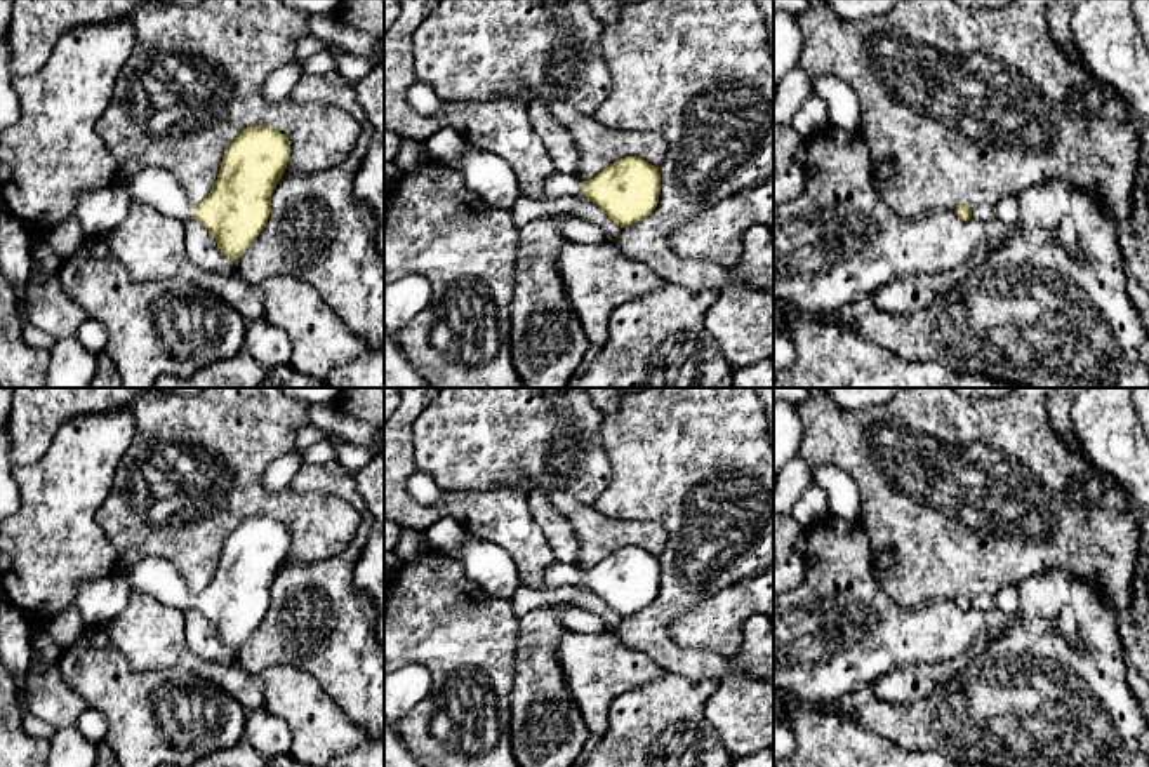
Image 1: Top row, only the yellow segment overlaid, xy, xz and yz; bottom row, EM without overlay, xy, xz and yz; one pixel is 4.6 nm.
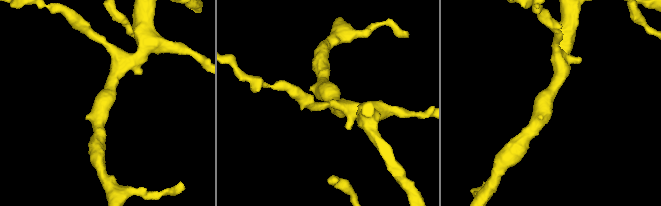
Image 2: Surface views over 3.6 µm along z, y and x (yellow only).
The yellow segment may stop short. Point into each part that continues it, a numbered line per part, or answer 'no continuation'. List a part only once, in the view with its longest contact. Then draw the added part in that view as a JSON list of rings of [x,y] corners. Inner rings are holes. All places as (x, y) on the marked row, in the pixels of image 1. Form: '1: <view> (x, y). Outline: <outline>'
1: xz (560, 185). Outline: [[[556,172],[544,183],[544,191],[549,198],[581,197],[582,181],[574,174]]]

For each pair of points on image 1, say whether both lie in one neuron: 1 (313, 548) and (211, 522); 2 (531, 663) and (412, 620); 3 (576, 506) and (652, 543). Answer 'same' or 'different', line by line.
1: same
2: different
3: same

